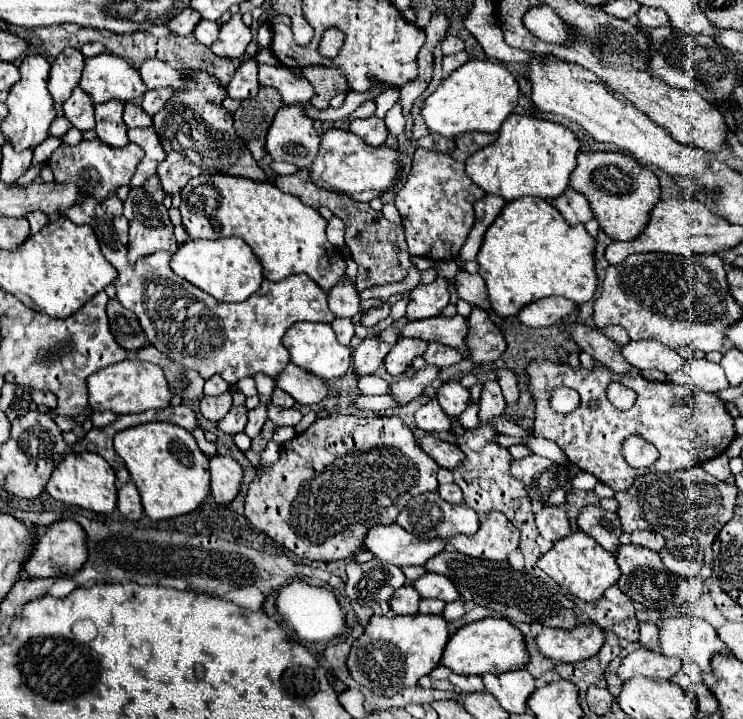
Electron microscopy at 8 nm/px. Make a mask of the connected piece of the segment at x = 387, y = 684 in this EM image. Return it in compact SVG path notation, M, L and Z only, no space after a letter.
M373 615L363 635L351 645L347 669L351 679L371 693L393 697L397 691L417 685L419 677L429 675L439 665L447 639L447 621L441 615Z

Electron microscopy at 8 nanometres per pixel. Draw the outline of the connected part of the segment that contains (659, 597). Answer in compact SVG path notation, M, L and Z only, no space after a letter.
M621 545L619 553L617 553L617 565L621 569L617 587L625 595L629 595L635 603L641 603L649 609L667 611L677 605L695 603L703 595L703 581L699 577L685 579L685 577L673 575L673 573L667 573L667 569L663 569L663 563L661 563L657 551L651 551L645 547L635 547L635 545Z

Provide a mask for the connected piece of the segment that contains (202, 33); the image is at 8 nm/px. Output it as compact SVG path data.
M203 19L197 27L195 27L195 39L207 47L211 47L217 41L219 35L219 25L215 21L207 21Z

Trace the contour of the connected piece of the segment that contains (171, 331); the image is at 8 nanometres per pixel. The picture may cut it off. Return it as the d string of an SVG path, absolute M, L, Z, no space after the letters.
M81 199L63 217L93 227L105 259L119 273L115 281L117 299L125 309L137 315L147 341L167 353L173 361L187 369L195 369L203 379L219 373L227 383L237 383L259 371L275 379L289 363L289 353L281 343L283 333L299 321L329 323L333 319L333 313L327 307L327 295L309 277L291 275L277 283L265 279L261 289L249 299L241 303L219 303L171 271L171 251L141 257L131 265L127 259L127 245L121 245L115 237L113 223L101 211L97 199Z

